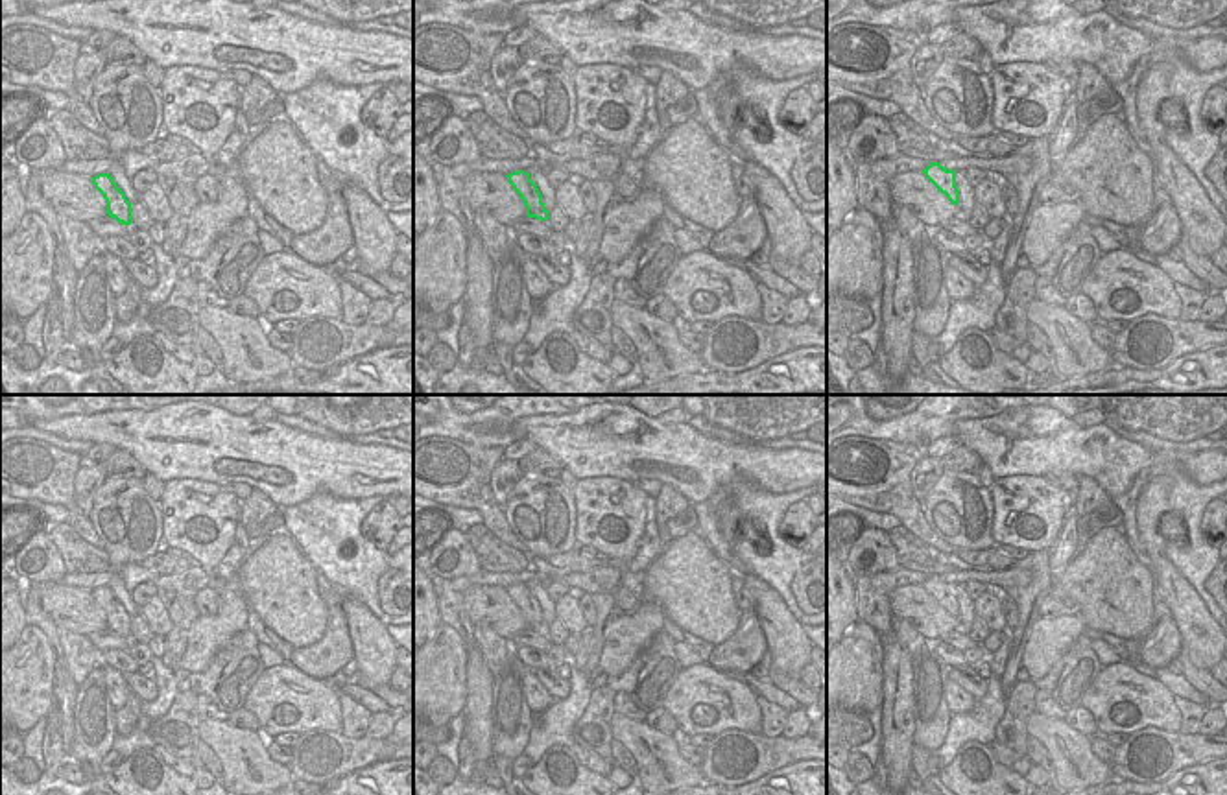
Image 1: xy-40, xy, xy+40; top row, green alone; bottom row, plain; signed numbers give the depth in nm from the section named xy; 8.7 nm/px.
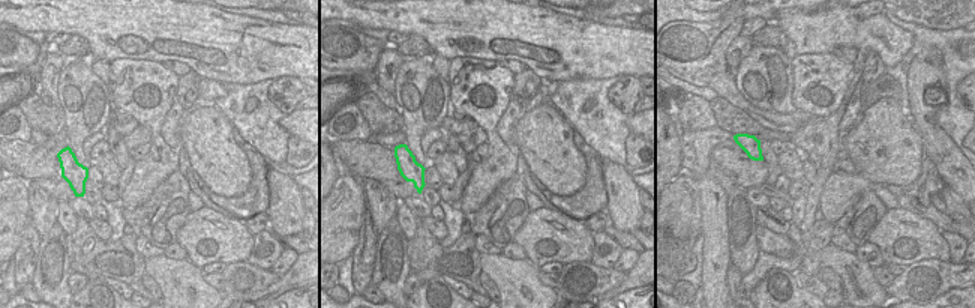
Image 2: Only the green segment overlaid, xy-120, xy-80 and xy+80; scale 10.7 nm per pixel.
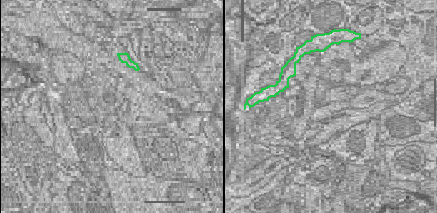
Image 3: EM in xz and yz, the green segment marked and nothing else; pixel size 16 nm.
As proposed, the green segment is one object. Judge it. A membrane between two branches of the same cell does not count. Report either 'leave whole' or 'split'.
leave whole

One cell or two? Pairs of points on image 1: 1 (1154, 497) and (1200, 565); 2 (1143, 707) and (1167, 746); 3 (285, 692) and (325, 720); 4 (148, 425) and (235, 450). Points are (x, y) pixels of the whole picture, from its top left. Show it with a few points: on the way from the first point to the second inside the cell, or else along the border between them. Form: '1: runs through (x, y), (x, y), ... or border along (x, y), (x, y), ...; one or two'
1: border along (1181, 522), (1167, 557), (1191, 583); two
2: border along (1178, 731), (1141, 727), (1130, 735); two
3: runs through (296, 701), (310, 703), (316, 709); one
4: runs through (170, 436), (200, 436), (213, 443); one

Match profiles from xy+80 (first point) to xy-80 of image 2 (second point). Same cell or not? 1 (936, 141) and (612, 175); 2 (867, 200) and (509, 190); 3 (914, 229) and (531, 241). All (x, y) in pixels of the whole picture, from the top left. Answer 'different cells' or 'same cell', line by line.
1: same cell
2: same cell
3: same cell

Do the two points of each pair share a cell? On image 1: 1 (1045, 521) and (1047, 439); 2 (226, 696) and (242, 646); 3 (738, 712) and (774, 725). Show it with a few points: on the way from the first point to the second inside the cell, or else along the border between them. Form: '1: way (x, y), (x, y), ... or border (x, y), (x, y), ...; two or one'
1: border (1043, 474), (999, 476); two
2: way (227, 683), (238, 659); one
3: border (755, 696), (761, 707), (761, 733); two

